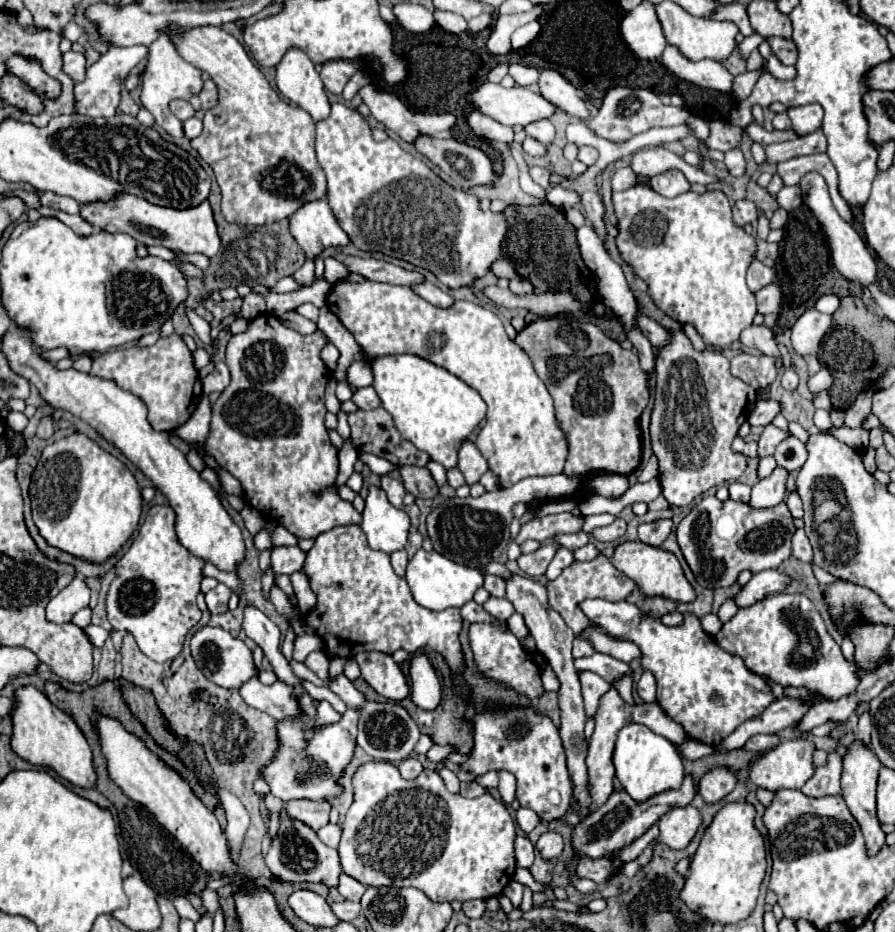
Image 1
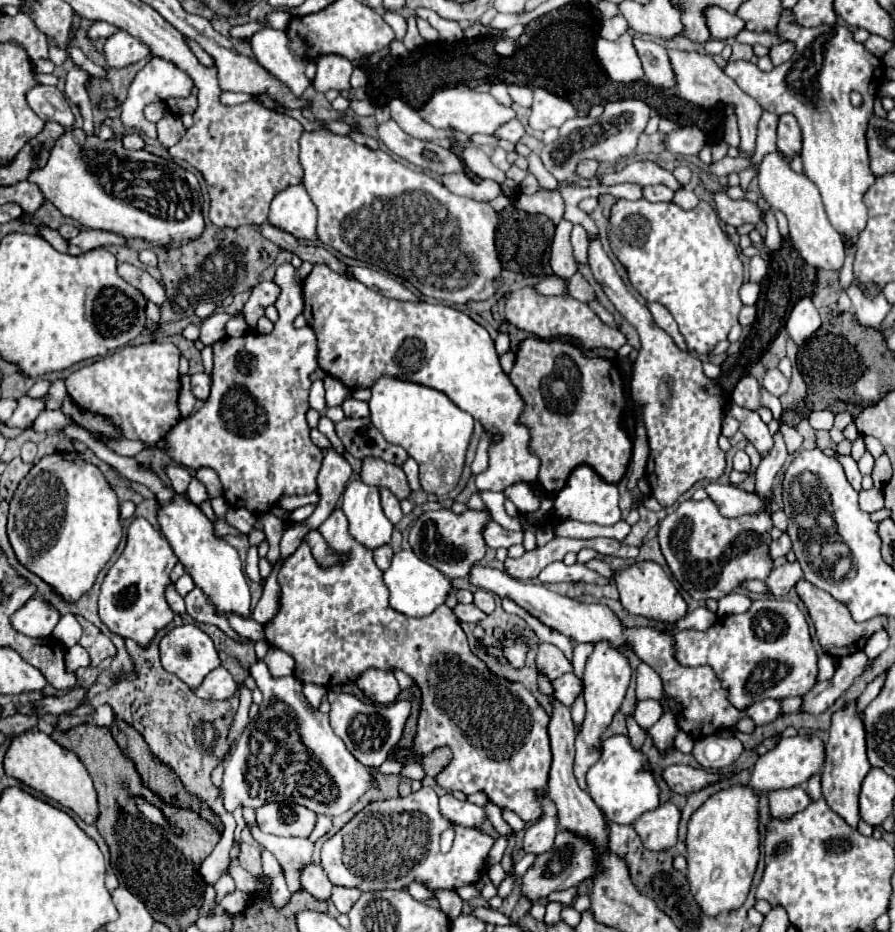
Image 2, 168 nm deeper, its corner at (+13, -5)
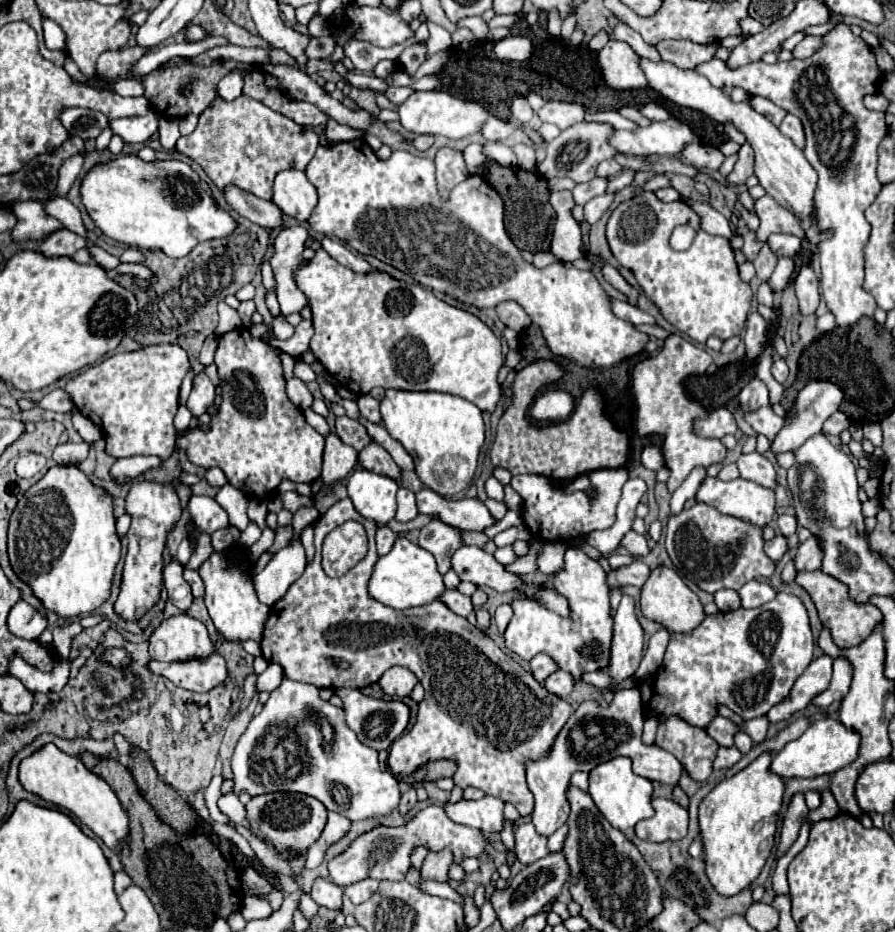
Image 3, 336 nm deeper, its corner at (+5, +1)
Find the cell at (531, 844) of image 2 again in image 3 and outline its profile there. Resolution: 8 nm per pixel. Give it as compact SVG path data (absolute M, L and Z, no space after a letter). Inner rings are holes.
M635 687L615 693L611 705L607 707L601 707L597 701L583 701L579 709L563 725L547 755L537 761L531 759L525 761L527 785L535 797L535 809L531 817L539 835L549 837L567 821L569 801L565 793L567 793L567 783L575 771L591 771L599 763L623 755L633 761L633 773L645 779L667 783L667 785L675 785L679 781L683 773L681 763L661 747L645 745L641 741L643 721L645 721L643 703L639 703L639 691L635 691Z

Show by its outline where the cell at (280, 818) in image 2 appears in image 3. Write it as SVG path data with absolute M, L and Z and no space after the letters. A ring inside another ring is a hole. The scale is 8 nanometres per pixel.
M265 793L251 797L245 805L247 821L253 835L271 843L279 853L287 853L291 859L299 857L309 851L309 847L319 839L325 823L327 823L327 809L325 805L309 795L301 793Z

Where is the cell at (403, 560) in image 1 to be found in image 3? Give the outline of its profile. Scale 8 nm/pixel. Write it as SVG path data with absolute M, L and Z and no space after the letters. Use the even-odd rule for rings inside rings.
M387 525L379 527L379 529L377 529L377 535L375 535L375 541L377 541L377 555L387 555L387 551L391 551L395 539L397 539L397 535L395 535Z

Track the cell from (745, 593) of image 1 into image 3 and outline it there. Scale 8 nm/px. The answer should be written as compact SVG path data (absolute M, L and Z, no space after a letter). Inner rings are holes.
M811 535L805 543L799 545L799 551L795 555L797 571L817 571L823 561L823 549L819 537Z

